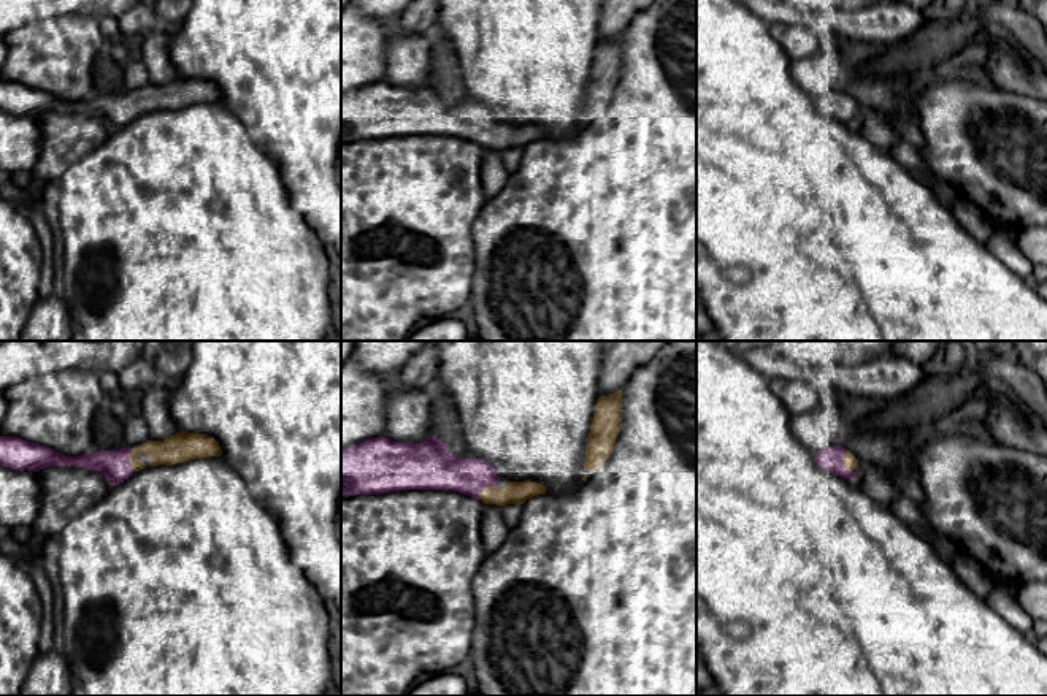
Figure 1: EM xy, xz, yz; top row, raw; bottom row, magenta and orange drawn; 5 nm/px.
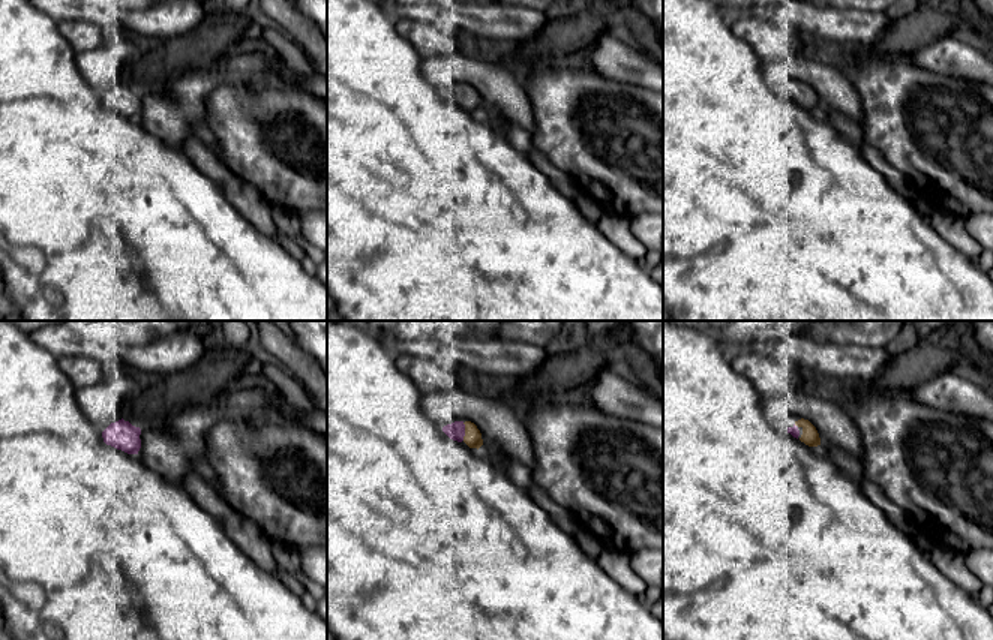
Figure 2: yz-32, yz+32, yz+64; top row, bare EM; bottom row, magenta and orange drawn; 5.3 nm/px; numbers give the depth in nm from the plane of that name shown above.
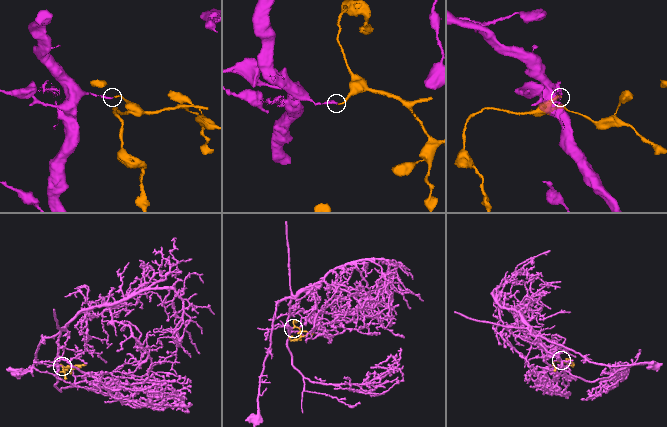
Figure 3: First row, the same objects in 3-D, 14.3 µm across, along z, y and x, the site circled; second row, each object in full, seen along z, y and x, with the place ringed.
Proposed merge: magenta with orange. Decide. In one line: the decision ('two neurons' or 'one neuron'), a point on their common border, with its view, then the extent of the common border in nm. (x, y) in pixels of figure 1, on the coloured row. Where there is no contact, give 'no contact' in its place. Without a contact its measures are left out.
one neuron | yz (843, 463) | 120 nm

